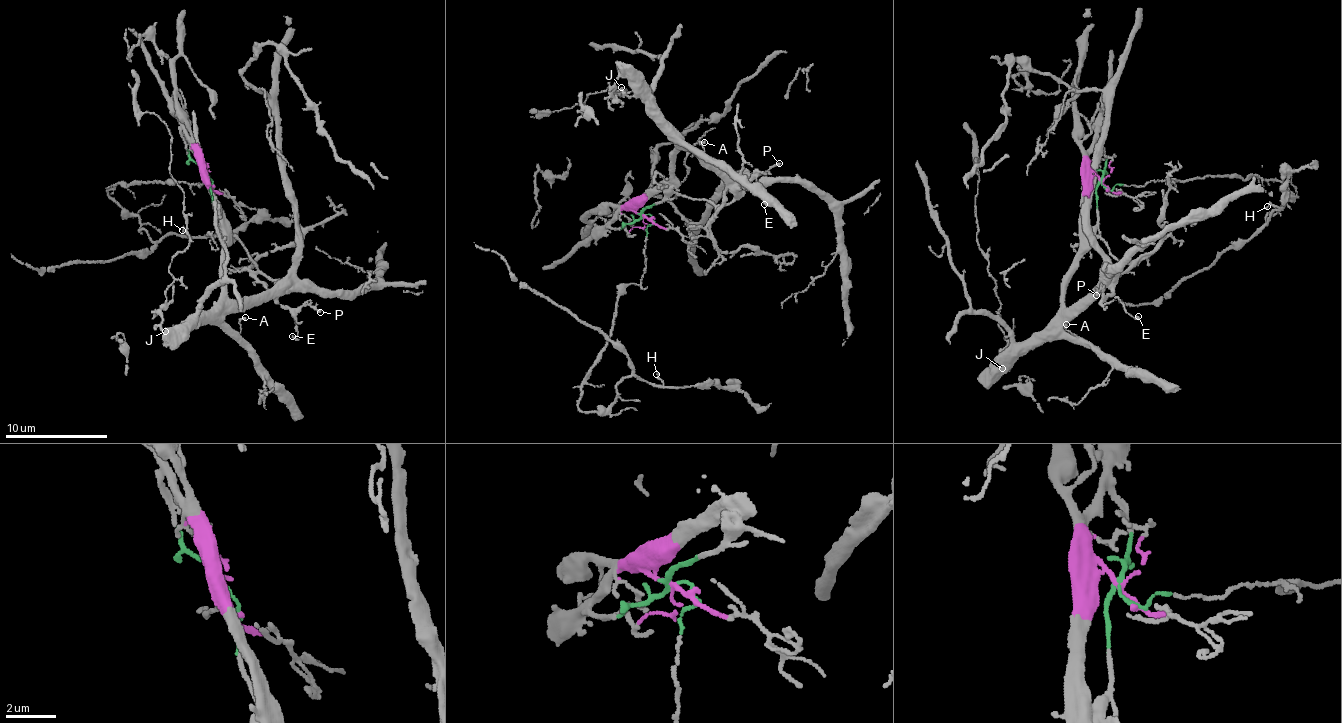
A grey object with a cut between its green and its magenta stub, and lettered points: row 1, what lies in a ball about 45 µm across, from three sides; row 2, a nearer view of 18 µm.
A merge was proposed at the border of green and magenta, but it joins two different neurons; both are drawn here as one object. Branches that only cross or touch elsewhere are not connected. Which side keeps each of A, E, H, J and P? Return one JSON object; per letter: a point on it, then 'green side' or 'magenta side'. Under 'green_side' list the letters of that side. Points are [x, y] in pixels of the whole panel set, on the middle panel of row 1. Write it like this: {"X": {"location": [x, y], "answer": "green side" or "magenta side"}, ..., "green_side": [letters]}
{"A": {"location": [704, 142], "answer": "magenta side"}, "E": {"location": [764, 204], "answer": "green side"}, "H": {"location": [656, 374], "answer": "green side"}, "J": {"location": [621, 87], "answer": "magenta side"}, "P": {"location": [779, 163], "answer": "green side"}, "green_side": ["E", "H", "P"]}

